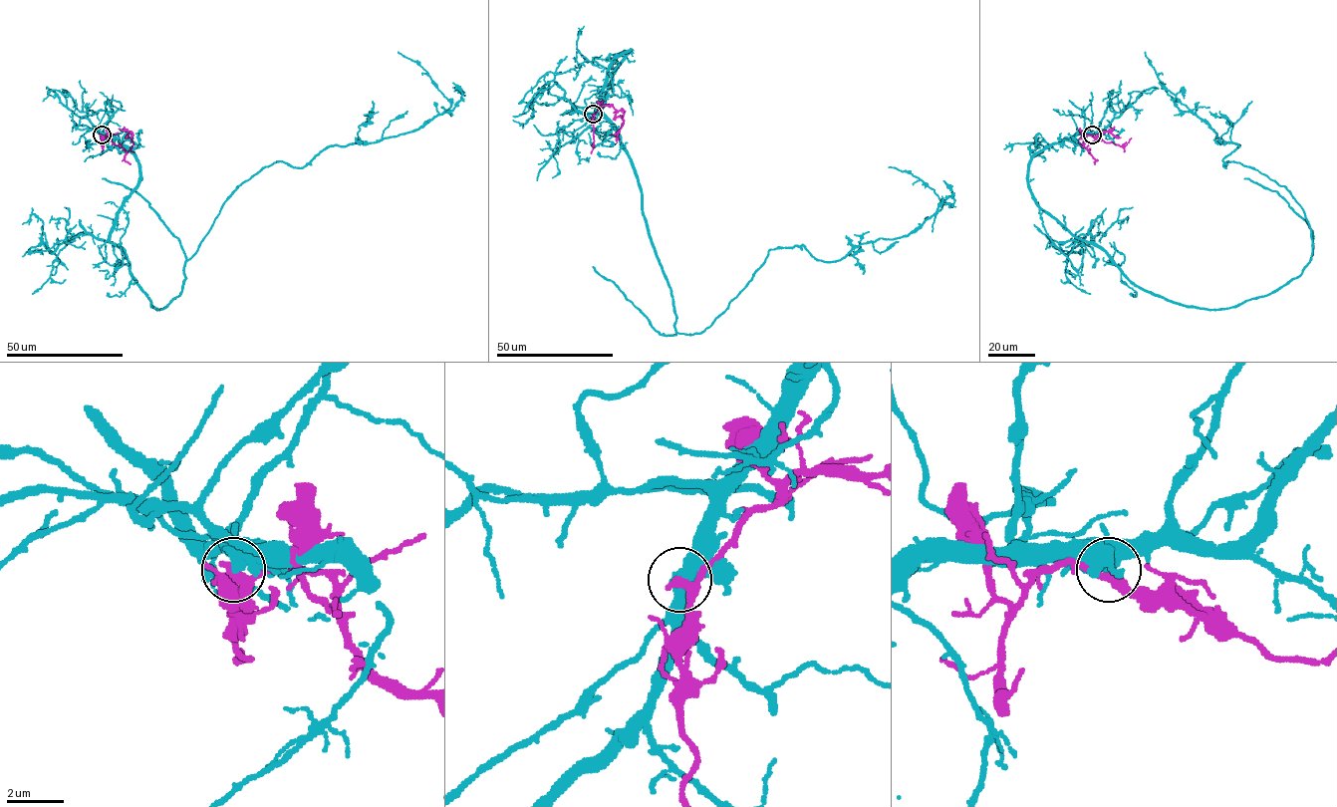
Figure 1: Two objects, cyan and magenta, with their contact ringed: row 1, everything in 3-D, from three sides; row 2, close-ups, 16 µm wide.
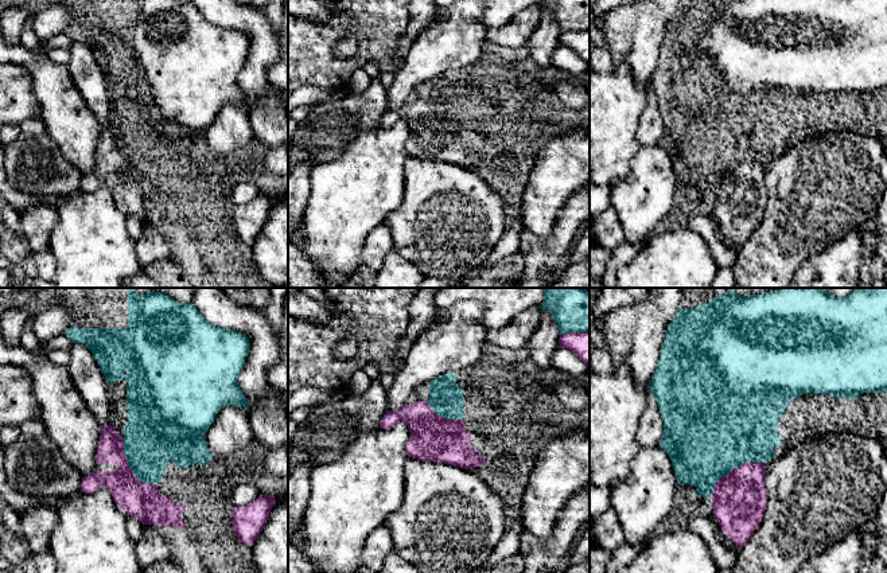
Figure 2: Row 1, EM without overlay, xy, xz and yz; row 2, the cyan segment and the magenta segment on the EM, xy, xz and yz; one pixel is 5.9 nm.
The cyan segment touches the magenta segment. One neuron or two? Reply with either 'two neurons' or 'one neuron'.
two neurons

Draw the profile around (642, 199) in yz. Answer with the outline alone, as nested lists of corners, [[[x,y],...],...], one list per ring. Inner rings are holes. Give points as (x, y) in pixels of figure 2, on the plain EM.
[[[660,144],[641,145],[627,176],[610,186],[611,207],[623,229],[625,242],[641,246],[658,231],[676,200],[676,184],[677,176],[669,153]]]

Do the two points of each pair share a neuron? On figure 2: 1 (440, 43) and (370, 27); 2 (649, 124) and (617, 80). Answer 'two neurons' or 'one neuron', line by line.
1: two neurons
2: two neurons

